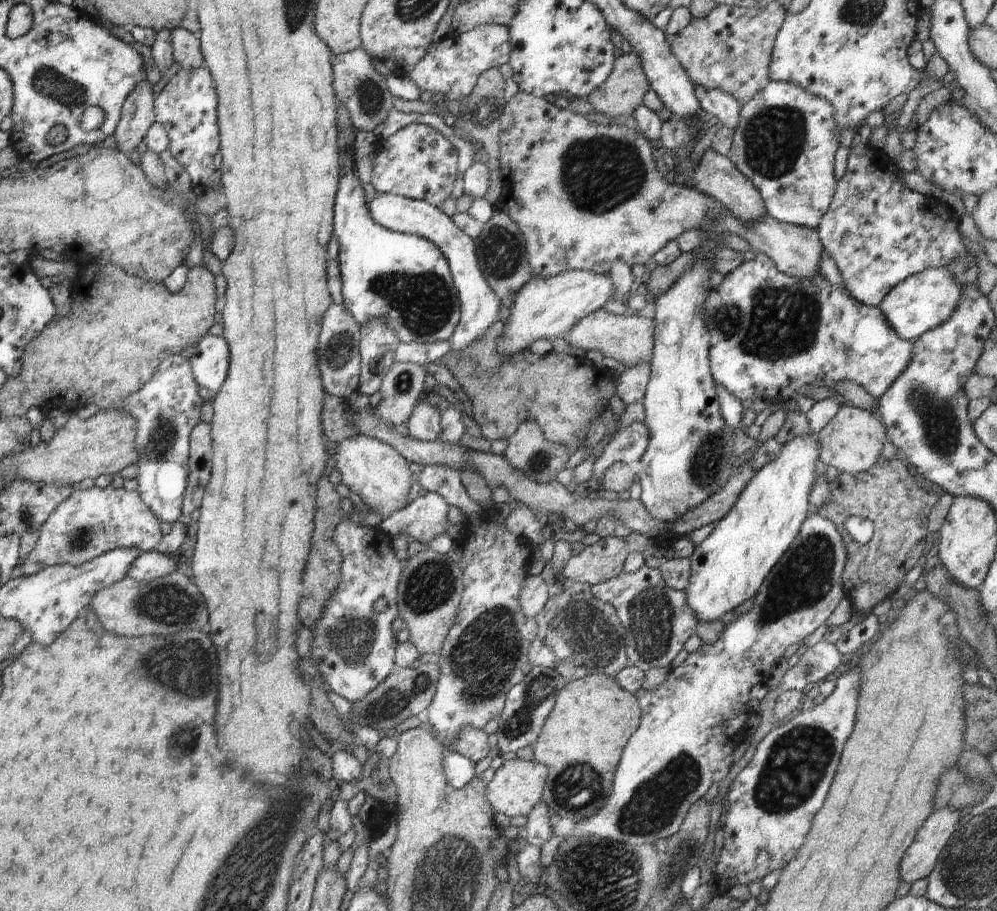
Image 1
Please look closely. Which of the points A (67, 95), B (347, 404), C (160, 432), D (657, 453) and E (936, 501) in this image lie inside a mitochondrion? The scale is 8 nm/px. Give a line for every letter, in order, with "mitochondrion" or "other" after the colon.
A: mitochondrion
B: other
C: mitochondrion
D: other
E: other

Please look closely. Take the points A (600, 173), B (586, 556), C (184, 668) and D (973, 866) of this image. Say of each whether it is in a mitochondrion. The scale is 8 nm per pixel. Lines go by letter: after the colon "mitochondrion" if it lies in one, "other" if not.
A: mitochondrion
B: other
C: mitochondrion
D: mitochondrion

